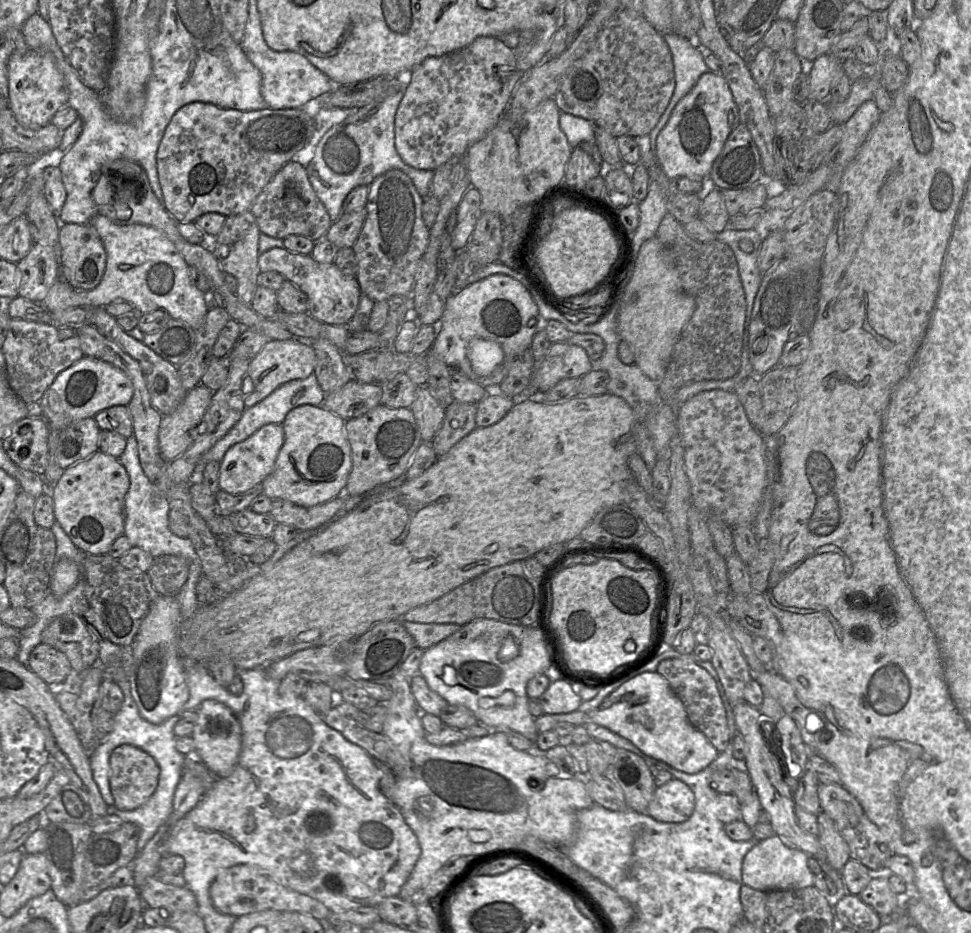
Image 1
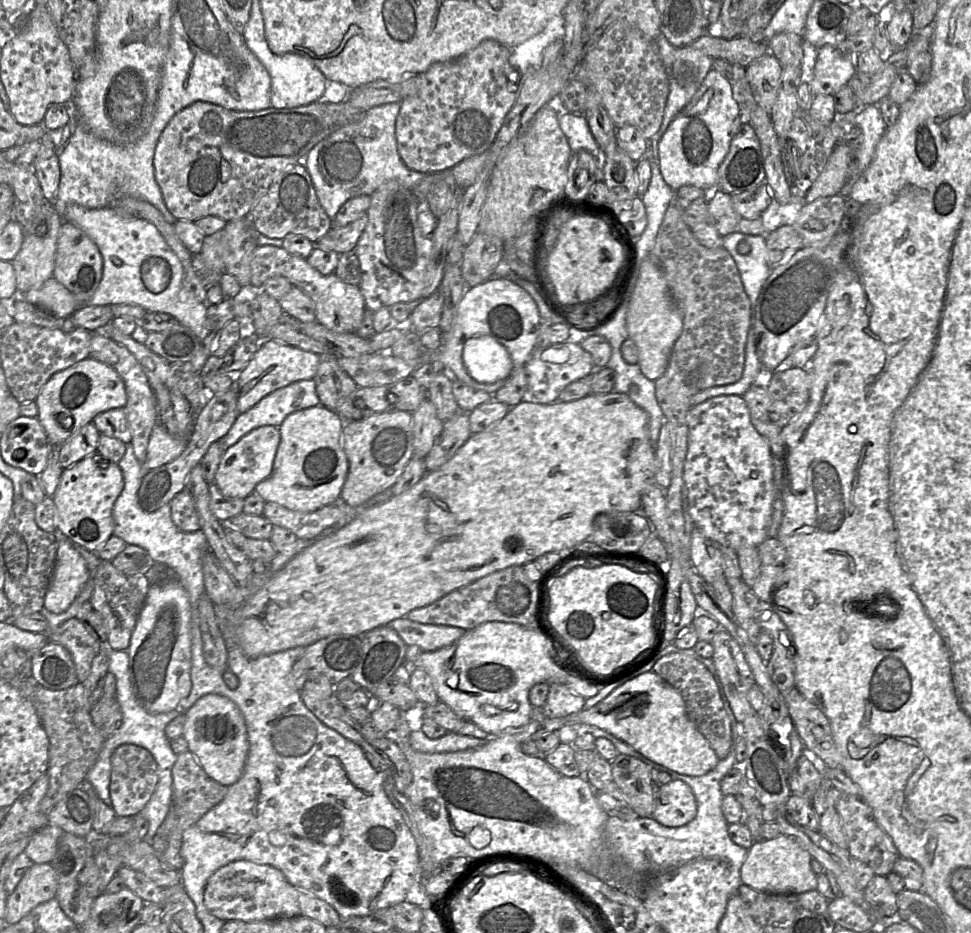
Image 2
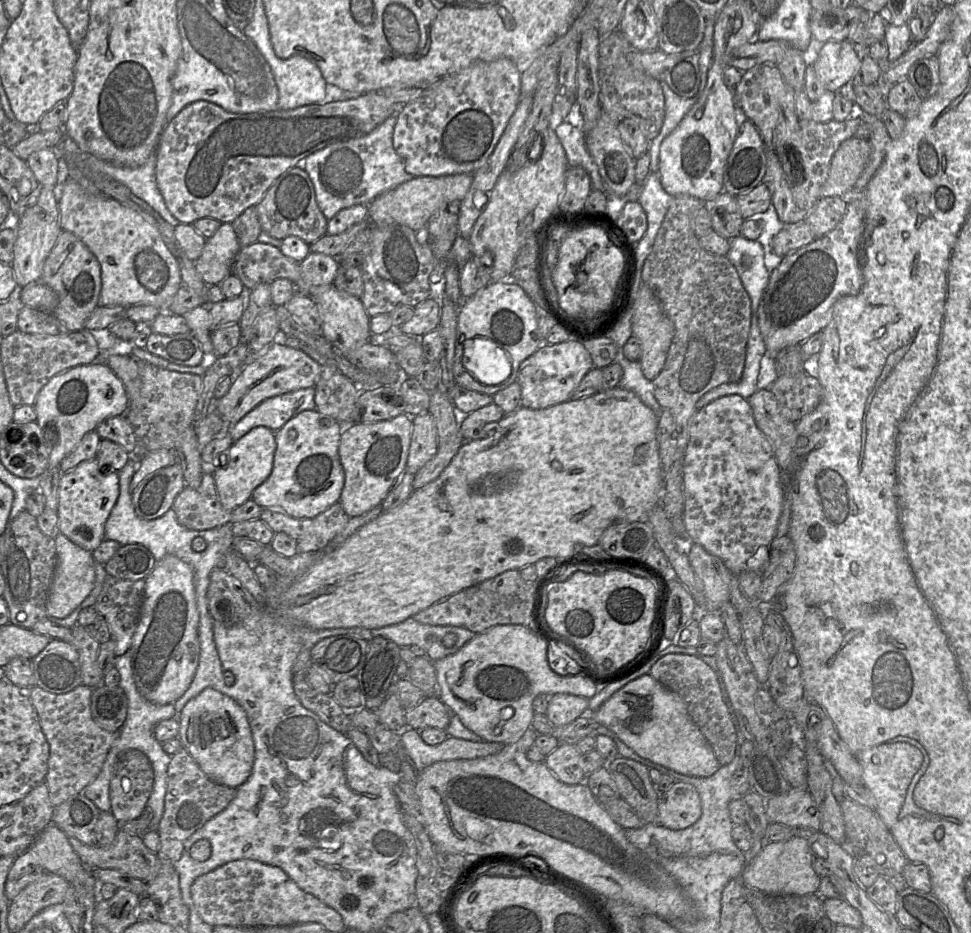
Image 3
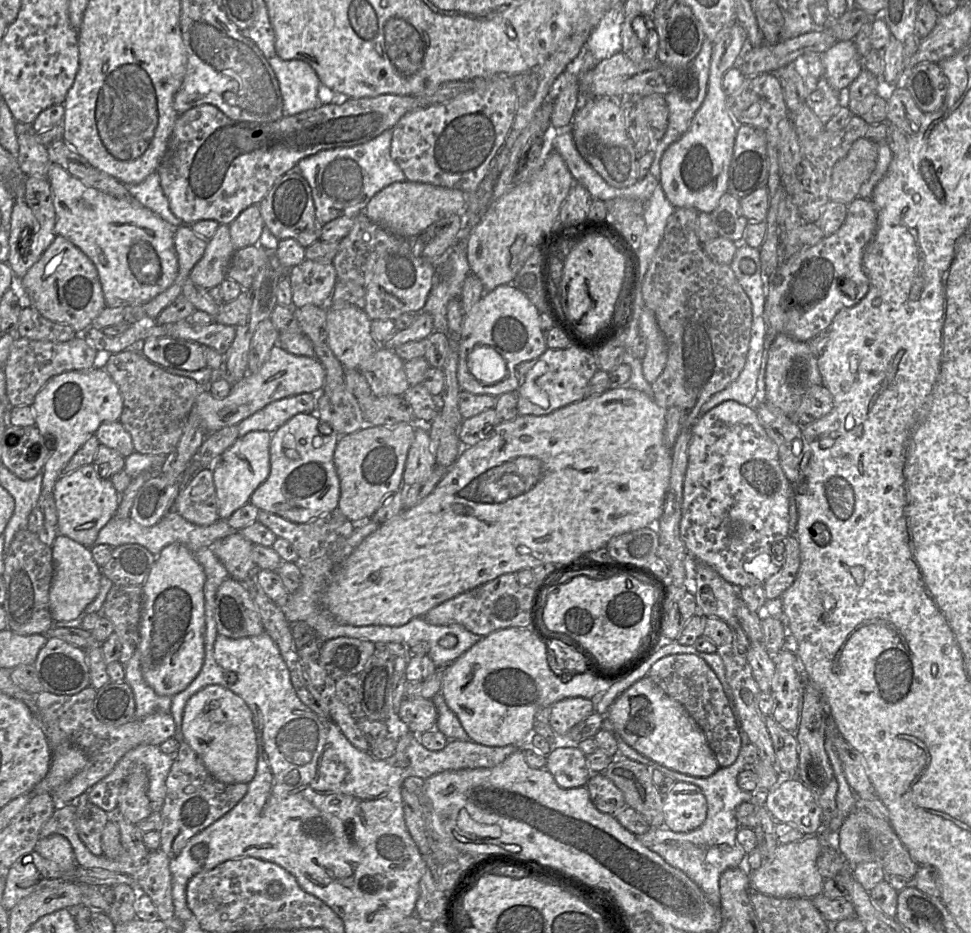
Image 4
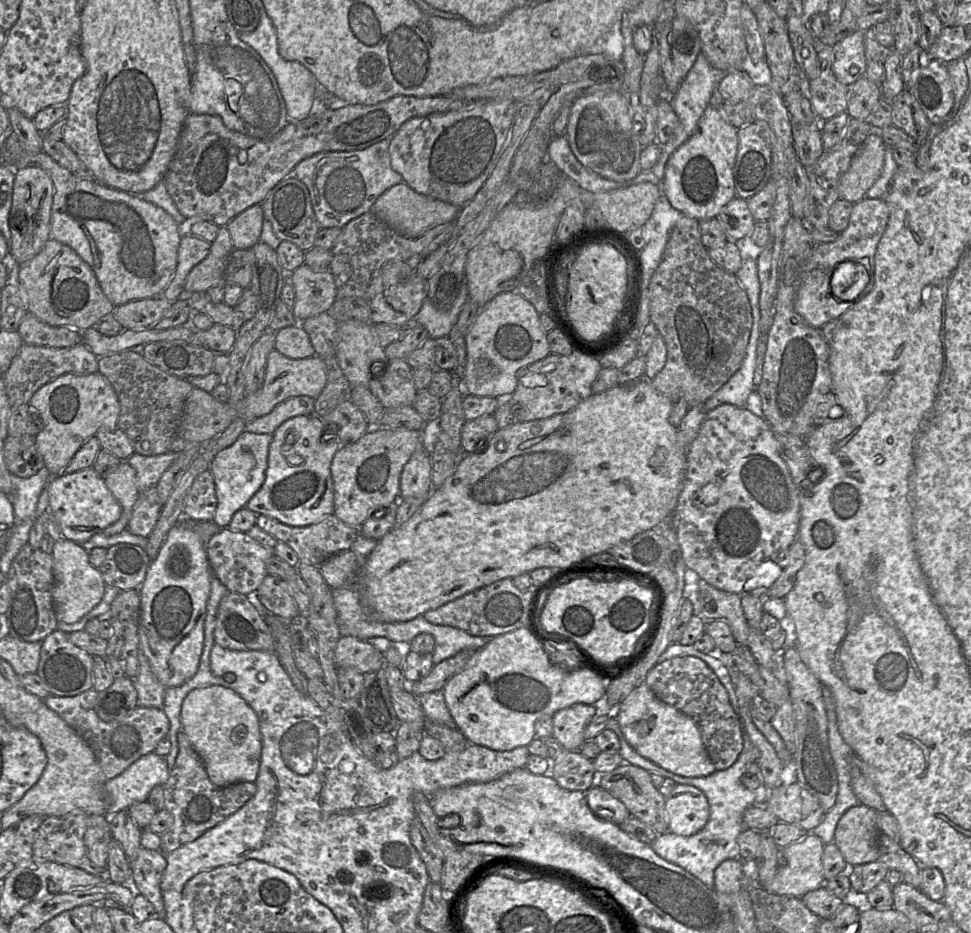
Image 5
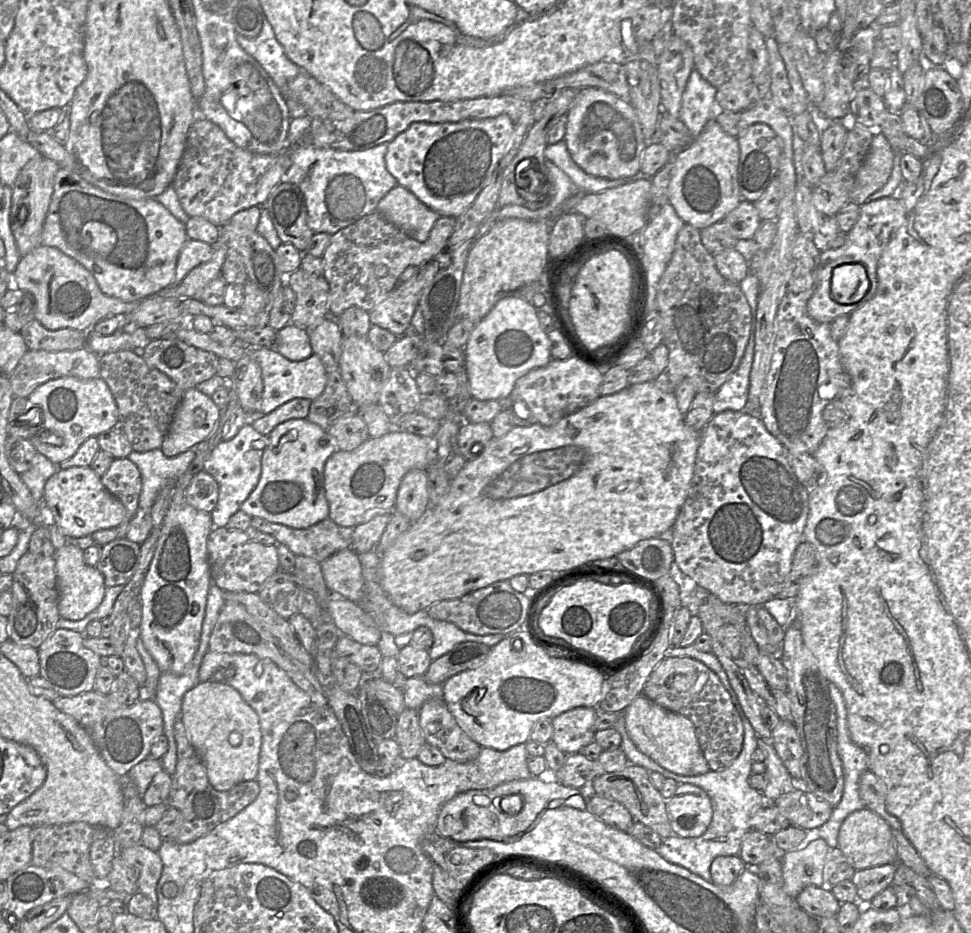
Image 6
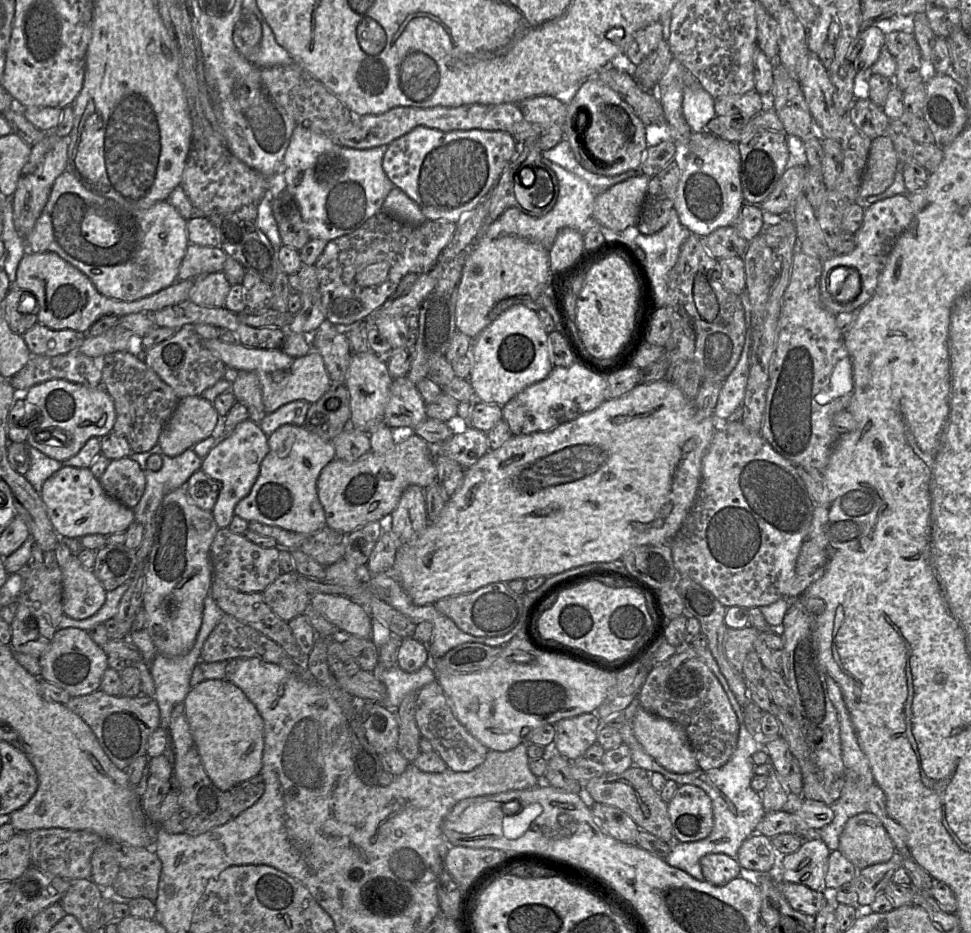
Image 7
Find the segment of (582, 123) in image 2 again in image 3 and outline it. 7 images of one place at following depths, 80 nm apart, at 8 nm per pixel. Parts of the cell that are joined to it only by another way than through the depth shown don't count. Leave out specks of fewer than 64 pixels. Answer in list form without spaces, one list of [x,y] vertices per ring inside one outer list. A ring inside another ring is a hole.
[[[565,120],[555,128],[555,133],[565,150],[569,167],[583,168],[590,176],[593,190],[606,193],[597,165],[586,147],[585,131]]]

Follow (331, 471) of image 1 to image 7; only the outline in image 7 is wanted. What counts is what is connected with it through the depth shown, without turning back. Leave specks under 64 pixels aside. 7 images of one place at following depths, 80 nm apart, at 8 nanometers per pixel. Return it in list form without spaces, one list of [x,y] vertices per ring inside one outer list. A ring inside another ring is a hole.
[[[283,425],[268,436],[269,452],[260,464],[259,475],[250,491],[234,508],[234,514],[247,520],[297,533],[312,533],[326,526],[325,512],[317,496],[317,480],[322,469],[335,459],[332,441],[325,441],[303,426]]]

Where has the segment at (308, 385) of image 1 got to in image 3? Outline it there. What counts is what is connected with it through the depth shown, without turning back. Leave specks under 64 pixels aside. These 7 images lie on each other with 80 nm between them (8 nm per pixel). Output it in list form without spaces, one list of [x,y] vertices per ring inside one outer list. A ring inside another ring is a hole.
[[[315,387],[280,394],[264,400],[230,429],[230,436],[237,441],[251,429],[264,426],[276,432],[292,417],[306,410],[314,410]]]

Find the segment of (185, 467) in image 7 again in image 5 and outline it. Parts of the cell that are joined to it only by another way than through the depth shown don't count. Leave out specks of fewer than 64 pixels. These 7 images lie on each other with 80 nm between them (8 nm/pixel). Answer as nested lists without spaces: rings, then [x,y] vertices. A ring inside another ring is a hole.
[[[135,452],[126,460],[136,471],[140,492],[158,484],[163,473],[176,459],[177,453],[167,452],[151,456]]]

